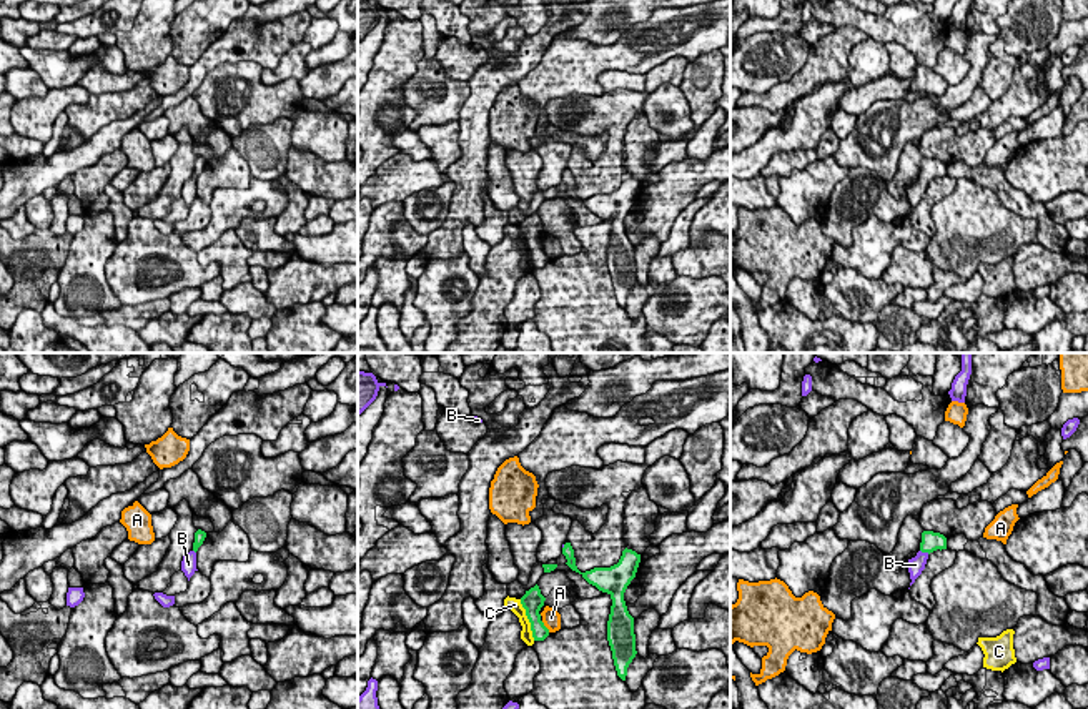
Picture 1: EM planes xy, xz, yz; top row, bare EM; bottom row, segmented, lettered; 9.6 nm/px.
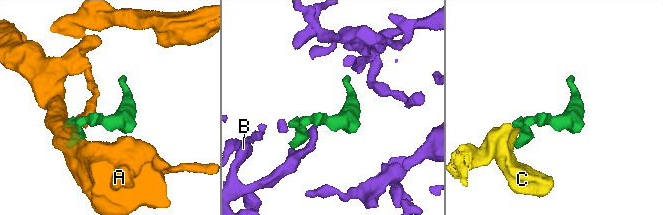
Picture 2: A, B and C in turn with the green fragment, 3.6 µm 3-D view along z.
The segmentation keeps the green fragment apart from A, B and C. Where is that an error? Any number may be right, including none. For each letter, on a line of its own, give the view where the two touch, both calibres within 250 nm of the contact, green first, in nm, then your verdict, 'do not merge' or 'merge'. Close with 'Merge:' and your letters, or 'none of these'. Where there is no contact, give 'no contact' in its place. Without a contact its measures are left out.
A: xz | 170/180 nm | do not merge
B: yz | 190/160 nm | merge
C: xz | 200/130 nm | do not merge
Merge: B

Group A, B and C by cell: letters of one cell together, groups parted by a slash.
A / B / C

